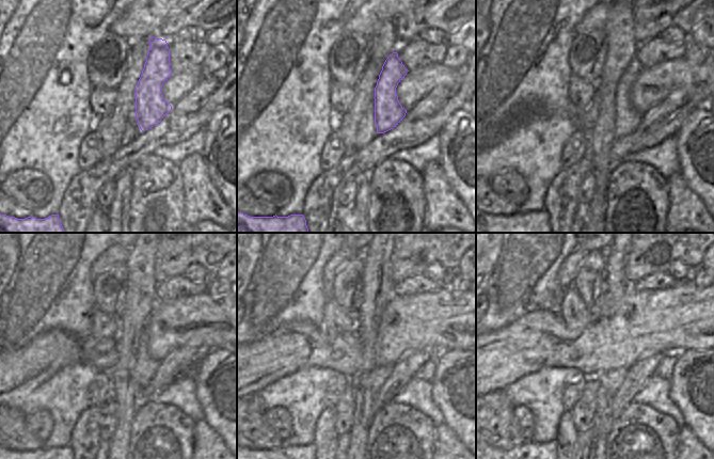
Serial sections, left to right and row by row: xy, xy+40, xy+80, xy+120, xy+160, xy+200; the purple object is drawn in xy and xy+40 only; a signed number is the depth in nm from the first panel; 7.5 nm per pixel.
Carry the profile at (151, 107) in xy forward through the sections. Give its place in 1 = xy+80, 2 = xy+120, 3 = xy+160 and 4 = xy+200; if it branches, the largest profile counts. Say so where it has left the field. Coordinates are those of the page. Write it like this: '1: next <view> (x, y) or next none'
1: next xy+80 (627, 119)
2: next xy+120 (145, 366)
3: next xy+160 (378, 376)
4: next xy+200 (612, 381)

